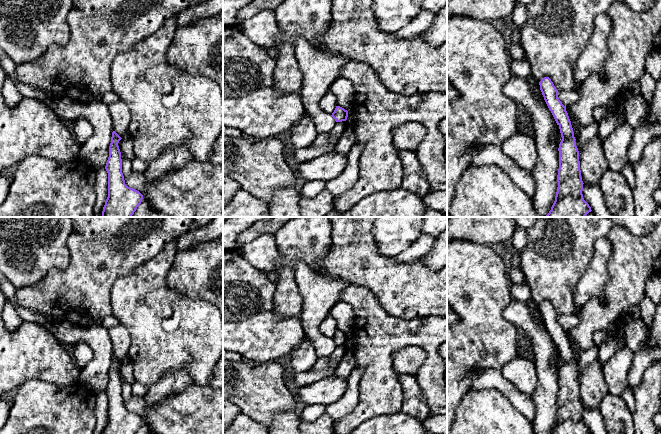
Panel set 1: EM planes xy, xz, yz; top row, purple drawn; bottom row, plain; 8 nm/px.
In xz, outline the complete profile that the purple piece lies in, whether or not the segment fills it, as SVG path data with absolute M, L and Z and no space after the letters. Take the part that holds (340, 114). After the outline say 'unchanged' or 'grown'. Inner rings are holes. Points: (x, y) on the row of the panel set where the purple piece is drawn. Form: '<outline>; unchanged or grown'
M336 106L331 116L335 119L336 122L346 121L348 117L348 111L340 106Z; unchanged

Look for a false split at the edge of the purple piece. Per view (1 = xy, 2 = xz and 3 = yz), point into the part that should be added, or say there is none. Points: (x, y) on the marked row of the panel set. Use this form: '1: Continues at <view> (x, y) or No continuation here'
1: No continuation here
2: No continuation here
3: No continuation here

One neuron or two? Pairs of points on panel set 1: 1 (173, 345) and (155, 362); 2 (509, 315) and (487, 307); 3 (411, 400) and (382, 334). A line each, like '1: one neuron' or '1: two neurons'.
1: one neuron
2: two neurons
3: two neurons

